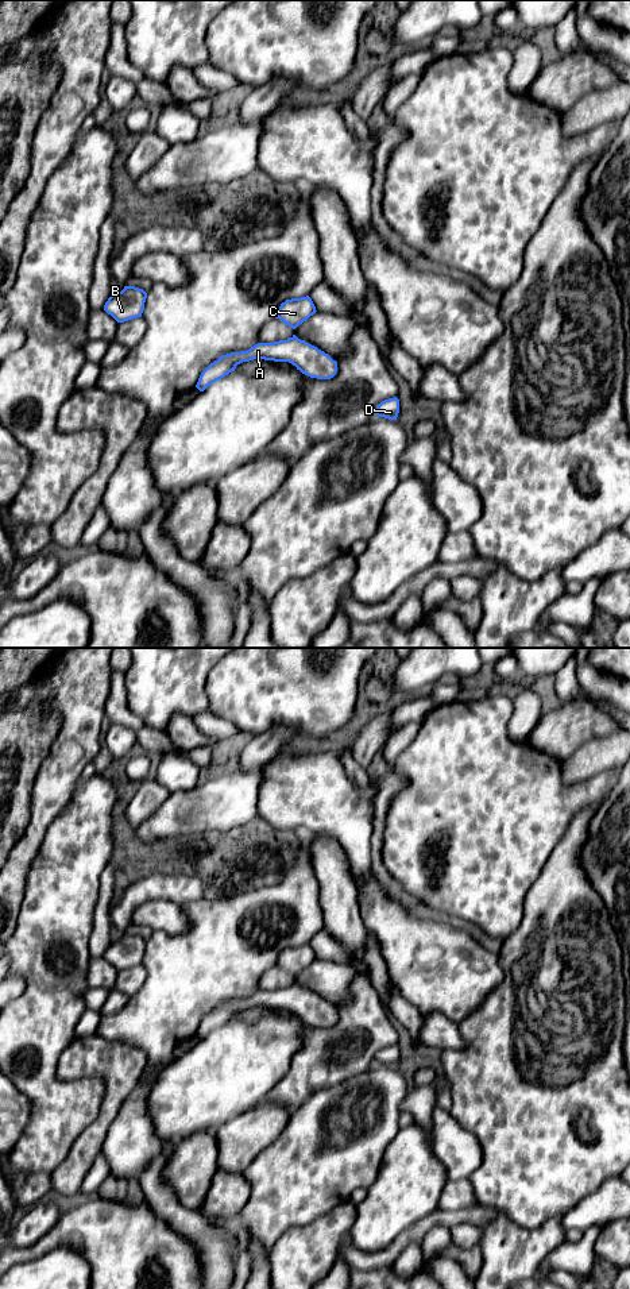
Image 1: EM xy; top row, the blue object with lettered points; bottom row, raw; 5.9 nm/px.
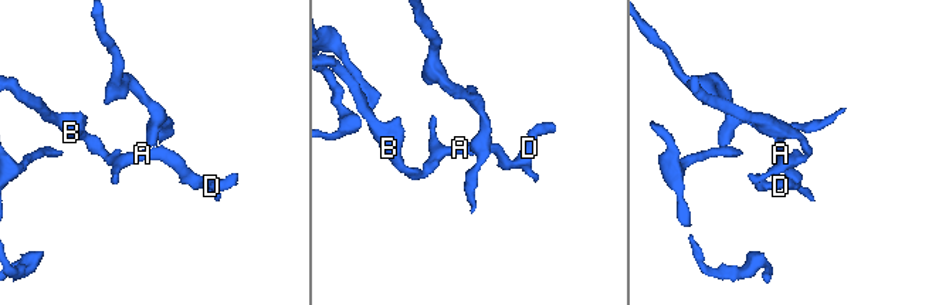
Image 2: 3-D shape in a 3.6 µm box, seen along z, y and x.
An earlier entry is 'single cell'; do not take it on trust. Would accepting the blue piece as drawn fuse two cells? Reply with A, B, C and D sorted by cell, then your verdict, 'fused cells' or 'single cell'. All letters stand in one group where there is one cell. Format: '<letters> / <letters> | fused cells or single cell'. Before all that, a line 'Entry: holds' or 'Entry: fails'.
Entry: fails
A B D / C | fused cells

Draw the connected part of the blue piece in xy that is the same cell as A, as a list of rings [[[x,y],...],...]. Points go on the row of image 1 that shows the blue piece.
[[[289,337],[274,343],[258,343],[247,351],[221,355],[201,373],[196,387],[204,391],[213,382],[235,371],[237,364],[254,359],[289,362],[302,374],[317,379],[331,379],[337,373],[337,362],[328,354],[305,340]]]

